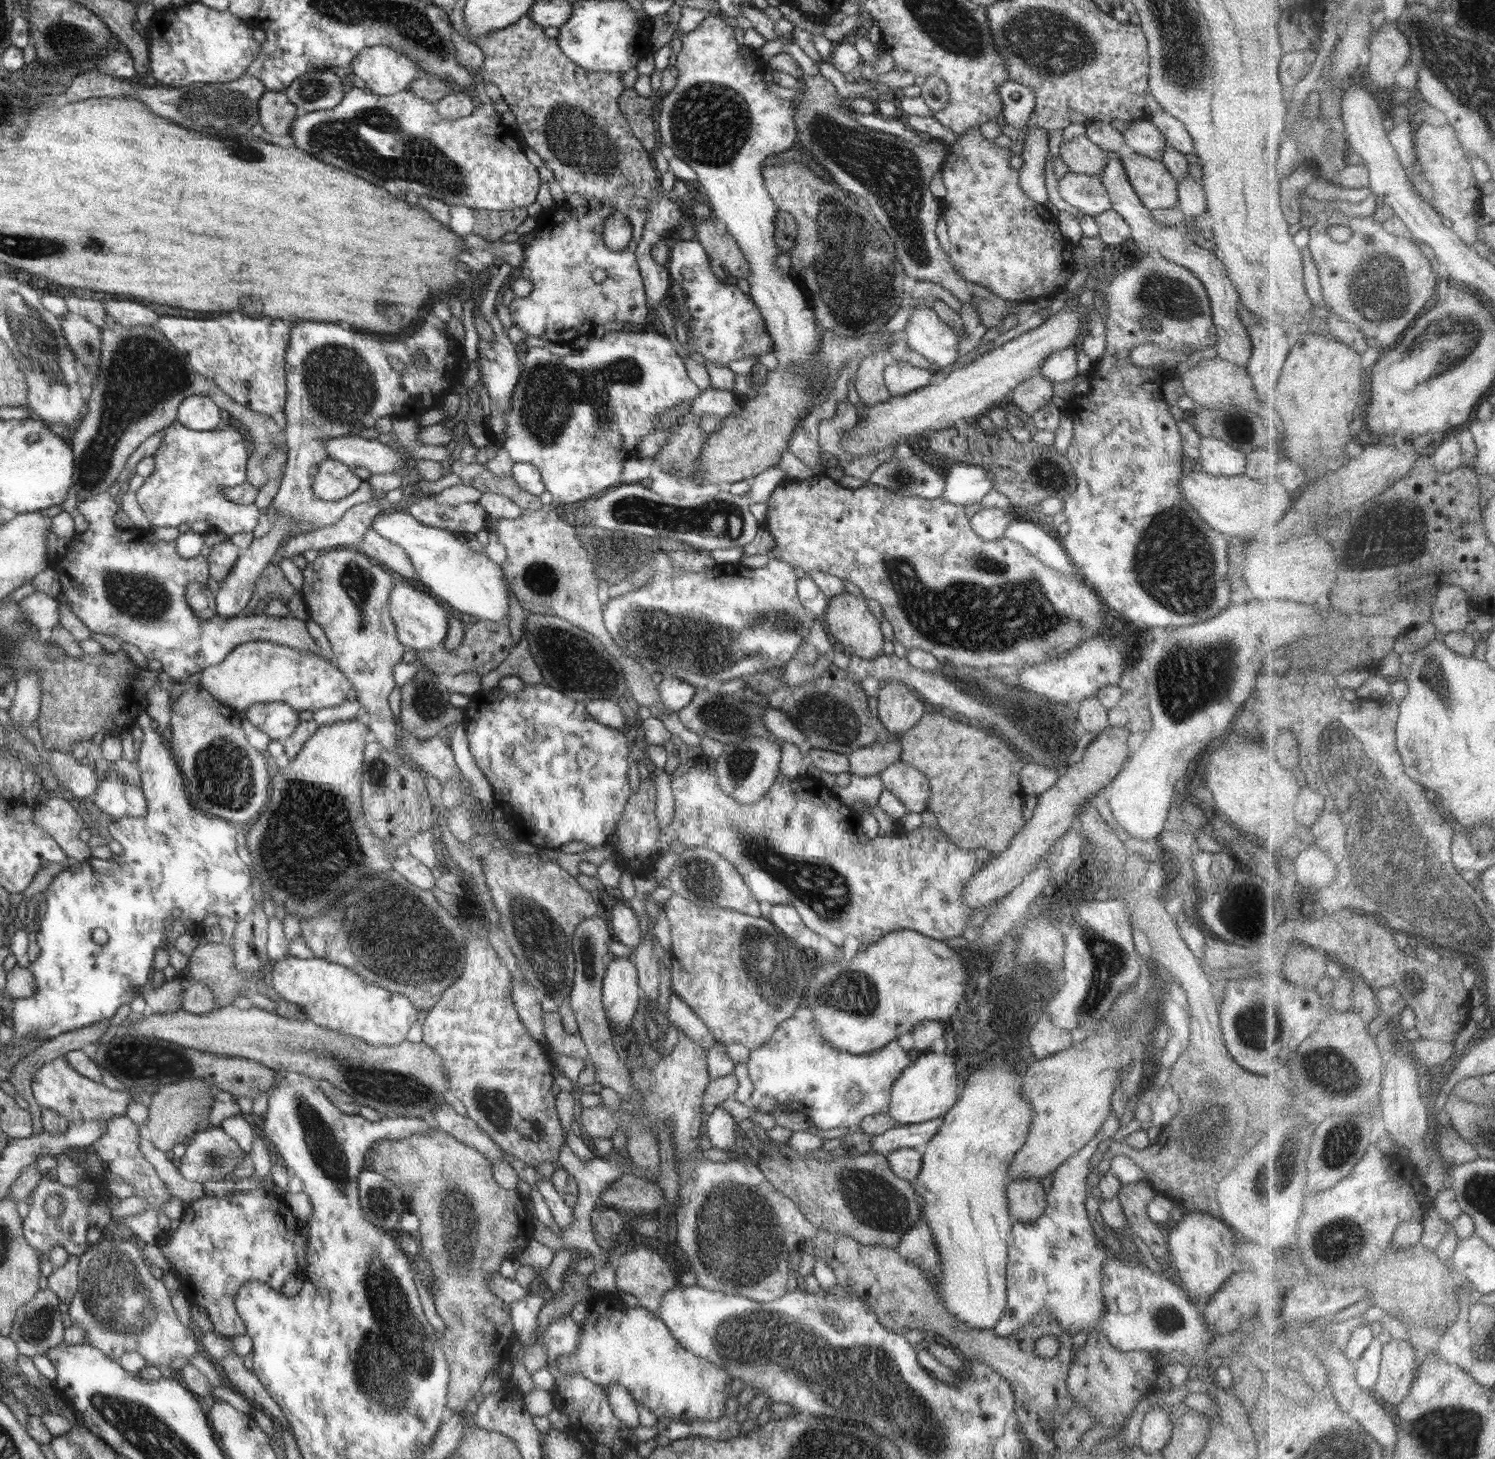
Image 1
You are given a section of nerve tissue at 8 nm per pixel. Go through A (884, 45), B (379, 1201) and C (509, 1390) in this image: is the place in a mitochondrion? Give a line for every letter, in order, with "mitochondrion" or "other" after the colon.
A: other
B: mitochondrion
C: other

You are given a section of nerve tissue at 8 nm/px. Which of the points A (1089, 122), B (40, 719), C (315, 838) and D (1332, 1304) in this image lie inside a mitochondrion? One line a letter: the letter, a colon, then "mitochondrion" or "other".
A: other
B: other
C: mitochondrion
D: other

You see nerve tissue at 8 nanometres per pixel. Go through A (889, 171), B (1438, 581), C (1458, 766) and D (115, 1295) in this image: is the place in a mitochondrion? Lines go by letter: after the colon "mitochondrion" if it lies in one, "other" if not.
A: mitochondrion
B: other
C: other
D: mitochondrion

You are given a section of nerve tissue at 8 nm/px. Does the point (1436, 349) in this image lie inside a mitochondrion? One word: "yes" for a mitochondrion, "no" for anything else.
yes

